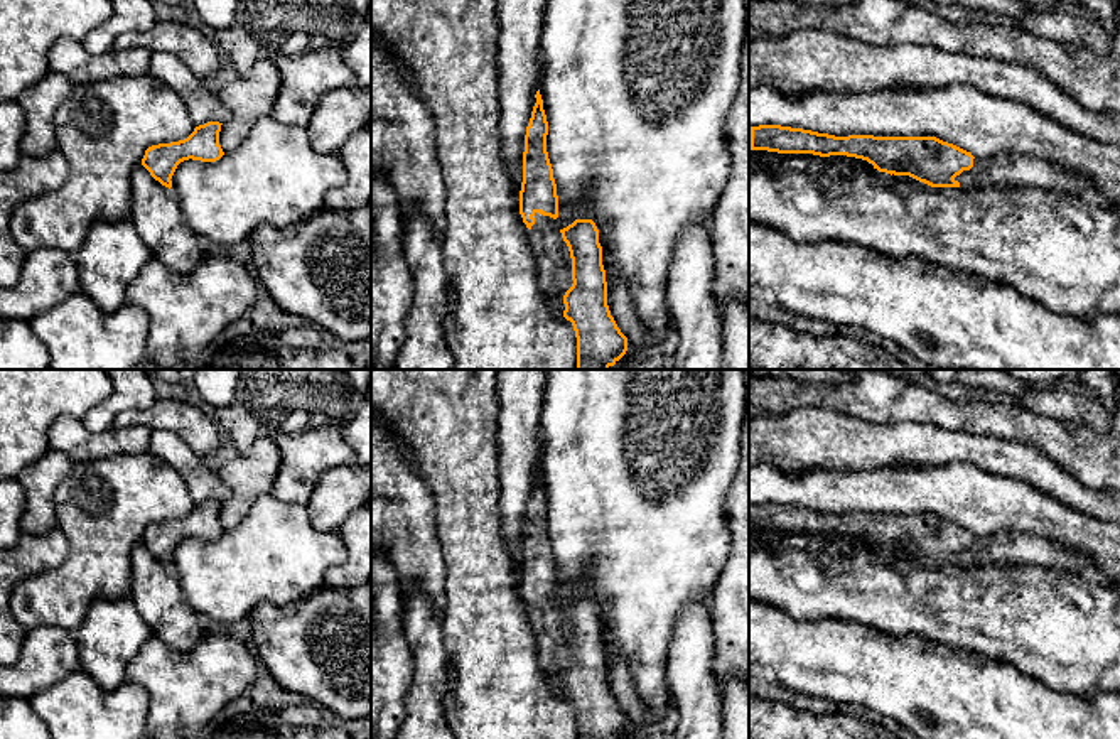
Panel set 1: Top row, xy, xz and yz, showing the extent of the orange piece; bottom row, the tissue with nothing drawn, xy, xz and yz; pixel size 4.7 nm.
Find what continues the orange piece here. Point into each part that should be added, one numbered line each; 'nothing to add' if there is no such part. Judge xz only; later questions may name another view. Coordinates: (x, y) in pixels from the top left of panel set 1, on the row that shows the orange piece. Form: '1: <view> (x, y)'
1: xz (554, 264)

